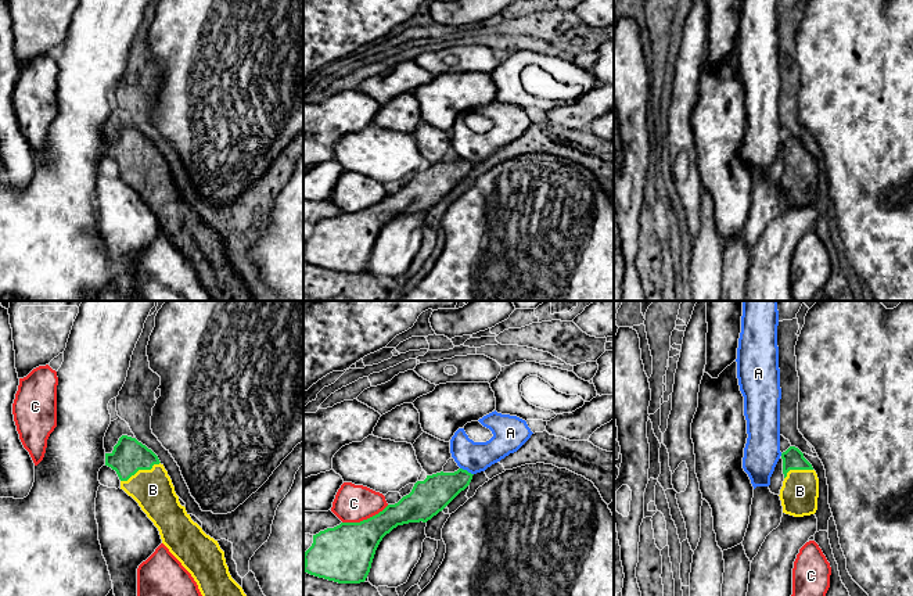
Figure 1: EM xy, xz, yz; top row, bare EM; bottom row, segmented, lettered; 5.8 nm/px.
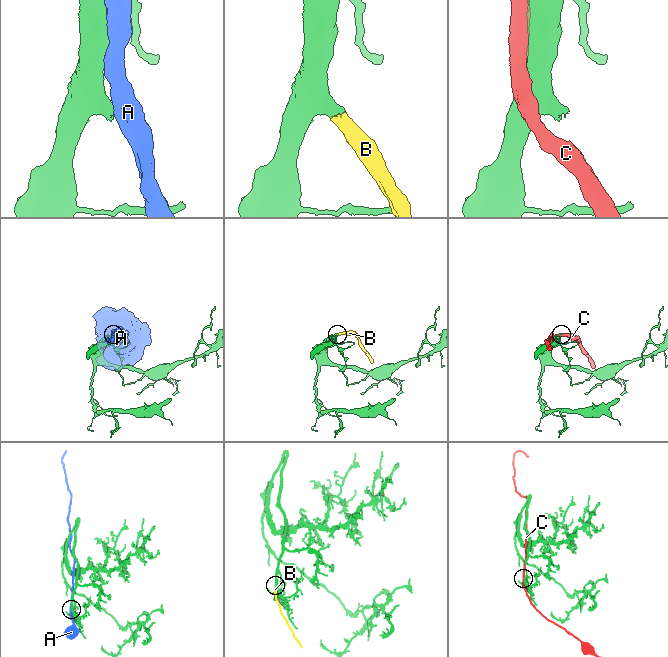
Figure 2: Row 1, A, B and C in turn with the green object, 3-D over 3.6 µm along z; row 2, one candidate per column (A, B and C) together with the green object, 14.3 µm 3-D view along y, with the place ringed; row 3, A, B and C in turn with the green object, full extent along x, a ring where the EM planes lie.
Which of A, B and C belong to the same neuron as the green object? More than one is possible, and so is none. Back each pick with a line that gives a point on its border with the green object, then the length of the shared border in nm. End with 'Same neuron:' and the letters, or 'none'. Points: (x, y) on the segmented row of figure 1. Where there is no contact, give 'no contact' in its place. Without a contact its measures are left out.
B: meets green in xy at (140, 469); contact 260 nm long
Same neuron: B

